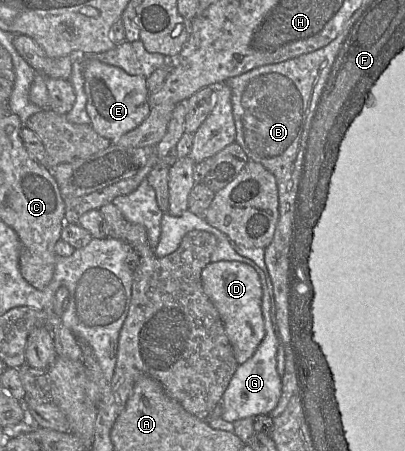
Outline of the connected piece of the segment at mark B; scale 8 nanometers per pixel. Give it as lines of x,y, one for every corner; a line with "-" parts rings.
340,33
334,40
332,40
330,43
328,43
326,46
319,48
315,51
297,56
292,59
288,59
286,61
282,61
279,63
274,63
274,64
268,64
268,65
263,65
260,67
257,67
255,69
252,69
246,73
243,73
241,75
238,75
236,77
232,77
228,79
226,83
232,91
232,107
233,107
233,117
235,121
235,127
236,127
236,138
235,142
241,146
249,160
257,162
261,165
263,165
268,171
270,171
276,178
276,185
278,188
278,212
279,212
279,217
278,217
278,222
275,227
274,231
274,236
271,241
271,243
265,248
265,253
264,253
264,261
266,264
266,267
268,269
268,273
270,276
271,280
268,280
267,286
268,290
270,293
270,318
271,318
271,323
273,327
273,331
276,337
276,342
277,346
284,346
285,347
285,341
288,338
288,324
287,324
287,266
288,266
288,248
289,248
289,242
290,242
290,235
291,235
291,224
292,224
292,214
294,211
294,200
295,200
295,195
296,195
296,188
297,188
297,183
298,183
298,178
300,174
300,168
301,168
301,161
302,161
302,156
303,156
303,151
305,147
305,141
307,137
307,132
309,128
309,124
313,115
313,111
315,109
316,102
319,98
319,95
324,88
324,85
327,81
328,75
331,71
332,65
335,61
338,48
341,44
341,42
344,40
345,36
347,34

